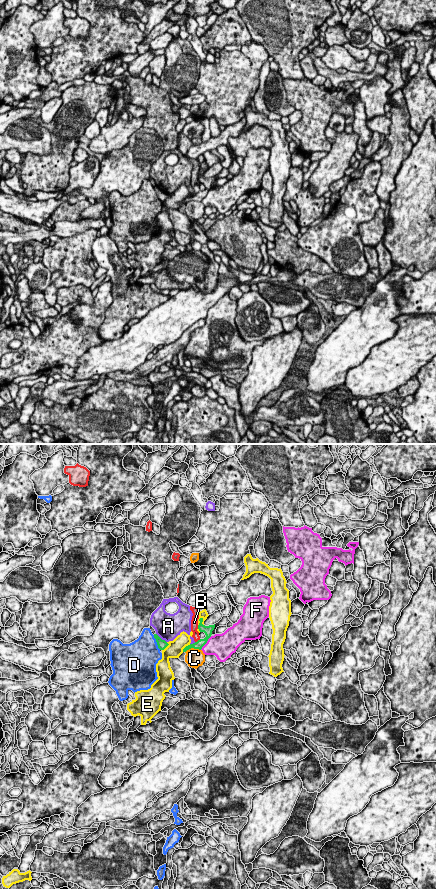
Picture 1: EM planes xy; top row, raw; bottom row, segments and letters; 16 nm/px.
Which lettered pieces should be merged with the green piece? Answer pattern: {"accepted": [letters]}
{"accepted": []}

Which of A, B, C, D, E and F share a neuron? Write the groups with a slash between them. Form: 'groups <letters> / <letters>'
groups A / B / C / D / E / F

